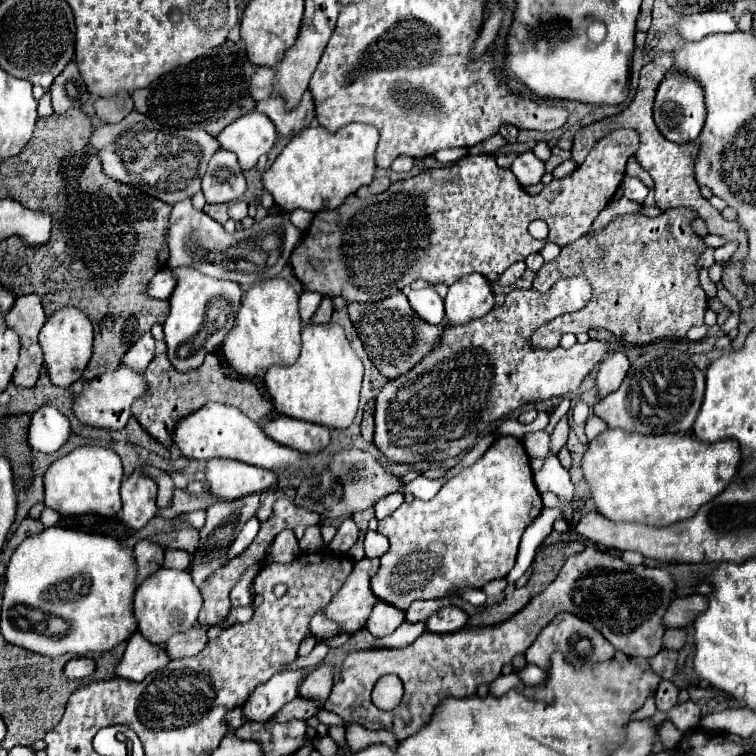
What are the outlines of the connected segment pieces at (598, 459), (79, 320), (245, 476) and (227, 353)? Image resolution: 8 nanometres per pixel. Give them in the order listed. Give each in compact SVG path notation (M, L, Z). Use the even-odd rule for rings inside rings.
M606 430L596 440L590 442L590 448L588 448L588 452L584 454L584 460L582 460L582 470L584 470L586 482L590 484L590 494L592 494L592 500L596 504L596 510L602 516L606 516L610 520L616 520L616 522L644 522L644 524L652 524L652 526L668 526L668 524L692 518L698 512L700 506L704 506L714 496L718 496L734 480L734 476L738 472L740 458L742 458L740 444L736 440L722 440L722 442L708 444L708 442L698 440L694 434L658 434L658 436L654 434L654 436L644 436L644 434L628 434L624 430Z
M66 306L52 314L40 332L40 348L44 354L44 366L50 376L50 382L58 388L70 388L82 378L82 372L92 356L92 324L90 320L72 306Z
M214 458L208 460L206 482L210 492L222 500L236 500L248 494L268 490L276 482L276 472L258 466L248 466L238 460Z
M272 278L254 284L242 300L234 328L228 332L222 344L224 360L234 368L236 374L244 378L262 378L270 366L290 366L300 356L300 314L298 314L298 294L294 288L282 280Z

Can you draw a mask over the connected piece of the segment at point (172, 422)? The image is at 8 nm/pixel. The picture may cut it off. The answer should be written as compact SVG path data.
M156 354L144 372L144 378L146 378L148 392L132 404L132 414L138 418L142 428L152 438L156 438L158 442L162 442L168 448L172 448L172 436L170 434L172 434L172 428L176 426L176 422L180 418L188 416L190 412L196 412L198 408L202 408L208 402L230 404L230 406L246 412L248 418L254 422L262 422L274 410L274 404L260 394L256 384L252 384L250 380L226 378L222 374L222 366L214 354L208 354L200 368L186 372L186 374L178 372L168 362L166 354Z

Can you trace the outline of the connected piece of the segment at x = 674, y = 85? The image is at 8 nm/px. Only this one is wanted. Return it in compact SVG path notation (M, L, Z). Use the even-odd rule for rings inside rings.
M678 70L666 72L664 80L660 82L656 90L654 100L654 122L658 130L676 144L686 144L698 138L698 134L704 128L706 122L706 102L704 102L704 90L692 76L686 76Z

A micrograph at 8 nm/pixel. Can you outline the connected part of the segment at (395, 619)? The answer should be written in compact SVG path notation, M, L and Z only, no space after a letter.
M378 602L372 610L372 616L368 618L366 622L366 628L376 636L376 638L382 638L390 632L394 632L402 622L406 620L406 612L392 606L392 604L386 604L386 602Z

